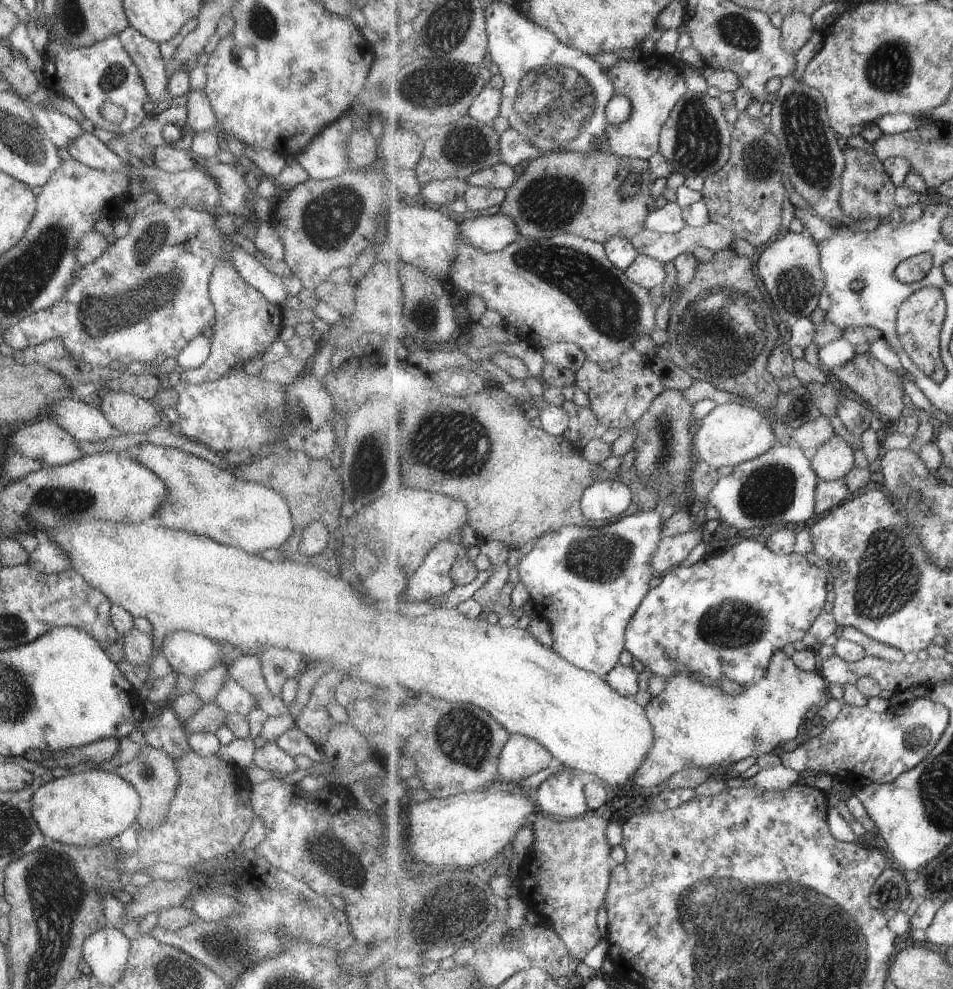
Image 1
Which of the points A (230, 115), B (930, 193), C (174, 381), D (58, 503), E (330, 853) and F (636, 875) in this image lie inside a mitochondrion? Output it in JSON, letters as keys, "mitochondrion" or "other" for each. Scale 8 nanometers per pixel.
{"A":"other","B":"other","C":"other","D":"mitochondrion","E":"mitochondrion","F":"other"}

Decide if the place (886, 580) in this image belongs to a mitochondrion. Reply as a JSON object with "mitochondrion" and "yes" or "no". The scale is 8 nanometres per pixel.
{"mitochondrion":"yes"}

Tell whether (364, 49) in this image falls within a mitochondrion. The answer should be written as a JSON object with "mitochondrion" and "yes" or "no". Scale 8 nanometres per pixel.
{"mitochondrion":"no"}

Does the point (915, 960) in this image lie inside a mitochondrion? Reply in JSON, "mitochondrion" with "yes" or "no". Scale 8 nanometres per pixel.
{"mitochondrion":"no"}

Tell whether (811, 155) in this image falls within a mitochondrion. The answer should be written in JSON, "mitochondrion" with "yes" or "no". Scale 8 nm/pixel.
{"mitochondrion":"yes"}

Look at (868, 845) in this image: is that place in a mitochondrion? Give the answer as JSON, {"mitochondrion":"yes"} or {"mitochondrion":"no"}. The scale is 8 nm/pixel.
{"mitochondrion":"no"}

